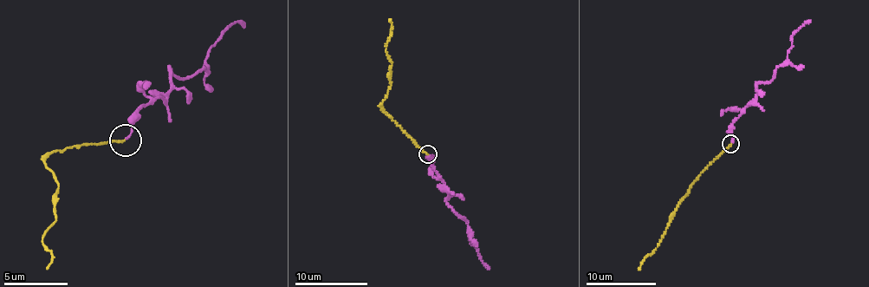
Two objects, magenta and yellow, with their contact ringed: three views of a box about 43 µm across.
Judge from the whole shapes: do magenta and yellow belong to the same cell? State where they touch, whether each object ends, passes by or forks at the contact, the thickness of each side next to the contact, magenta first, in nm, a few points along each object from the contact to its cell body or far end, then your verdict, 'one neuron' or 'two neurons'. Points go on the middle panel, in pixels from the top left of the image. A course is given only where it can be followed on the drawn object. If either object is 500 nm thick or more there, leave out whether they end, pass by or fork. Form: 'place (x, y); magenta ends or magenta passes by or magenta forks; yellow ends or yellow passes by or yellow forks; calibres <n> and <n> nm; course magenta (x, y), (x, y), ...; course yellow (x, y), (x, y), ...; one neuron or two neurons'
place (427, 153); magenta ends; yellow ends; calibres 120 and 140 nm; course magenta (428, 155), (449, 195), (446, 202), (464, 220), (470, 235), (469, 238), (489, 269); course yellow (428, 154), (397, 126), (381, 106), (391, 85), (388, 79), (392, 61), (386, 48), (391, 29), (389, 19); two neurons

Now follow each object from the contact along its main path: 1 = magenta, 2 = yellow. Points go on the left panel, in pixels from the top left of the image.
1: (126, 139), (139, 107), (169, 88), (169, 69), (186, 77), (208, 61), (208, 48), (223, 31), (245, 24)
2: (126, 141), (73, 144), (45, 159), (59, 188), (54, 194), (56, 222), (43, 239), (50, 255), (46, 268)

